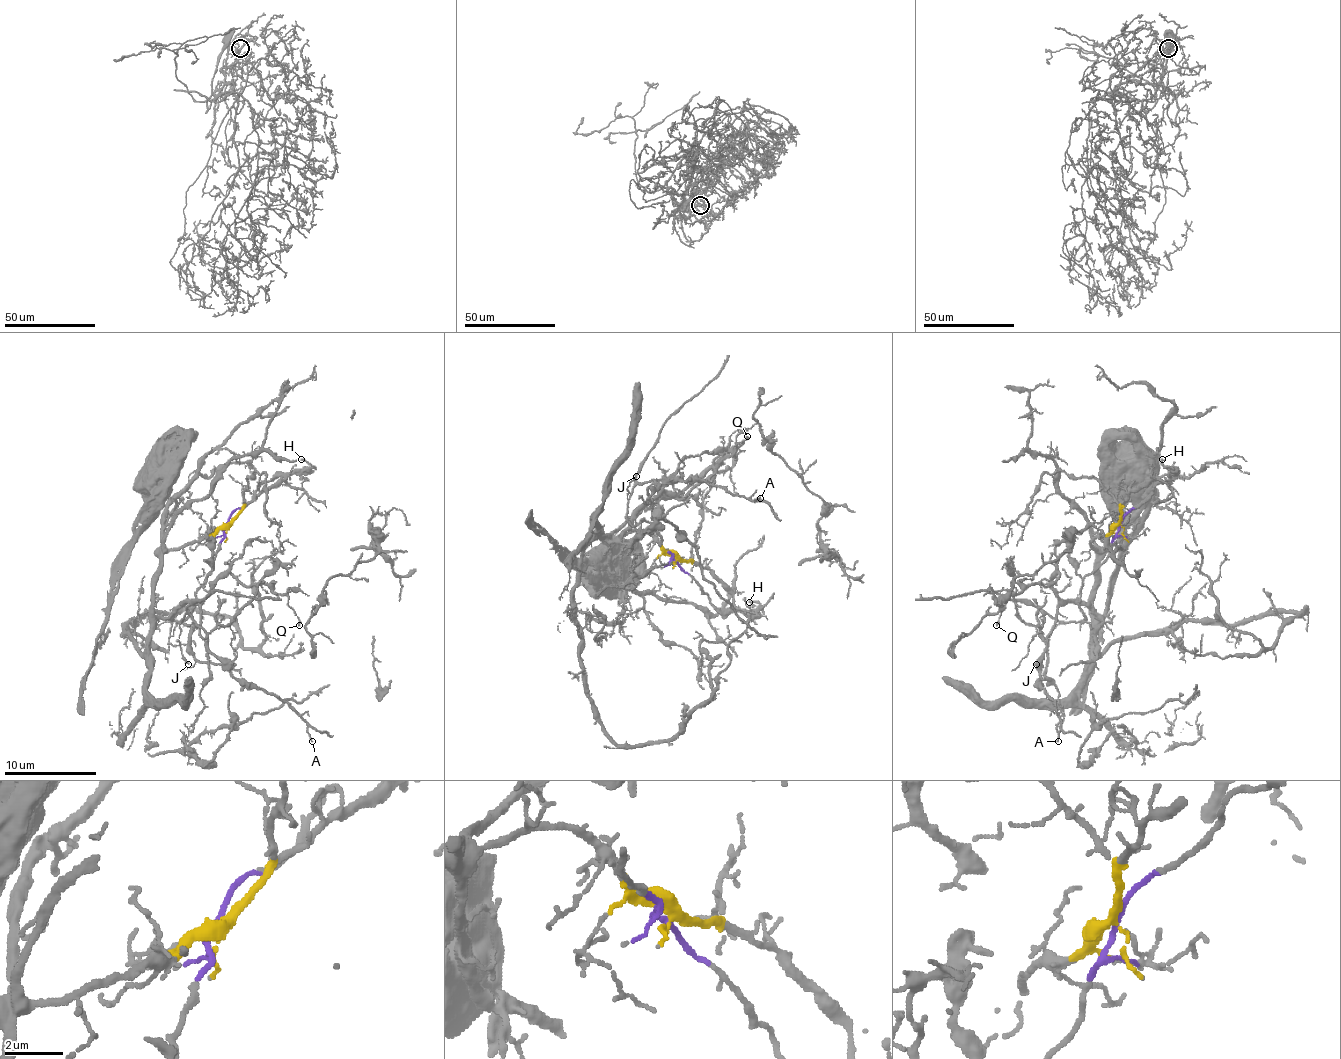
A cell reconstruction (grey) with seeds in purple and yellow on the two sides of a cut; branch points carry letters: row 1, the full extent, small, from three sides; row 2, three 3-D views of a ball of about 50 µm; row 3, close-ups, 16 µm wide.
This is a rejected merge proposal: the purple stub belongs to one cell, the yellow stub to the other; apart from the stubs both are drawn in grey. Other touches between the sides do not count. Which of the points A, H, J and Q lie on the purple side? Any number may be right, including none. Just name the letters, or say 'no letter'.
A, H, J

